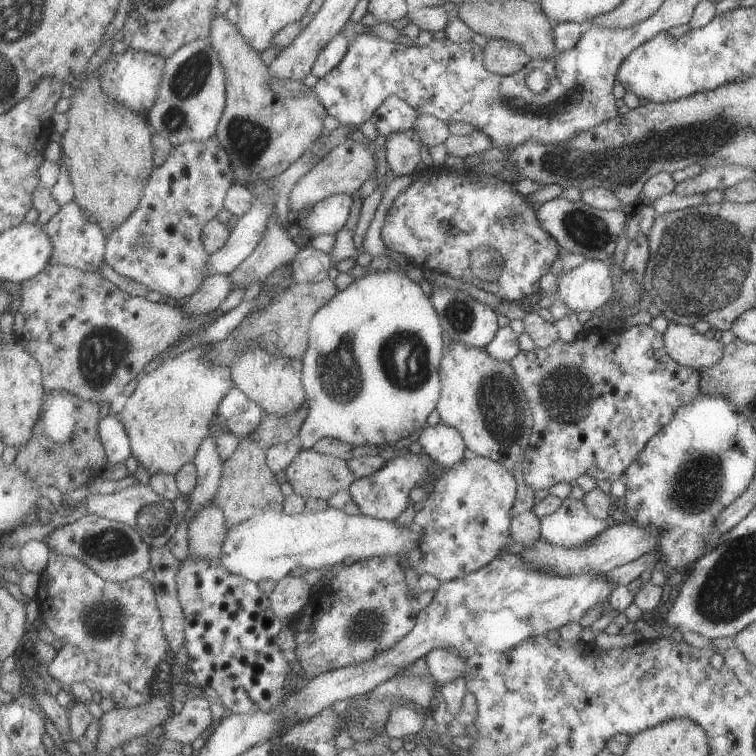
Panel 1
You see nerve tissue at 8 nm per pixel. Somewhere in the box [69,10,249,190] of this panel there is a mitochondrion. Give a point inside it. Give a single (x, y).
(194, 72)

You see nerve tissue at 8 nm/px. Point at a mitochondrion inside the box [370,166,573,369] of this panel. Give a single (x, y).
(460, 314)

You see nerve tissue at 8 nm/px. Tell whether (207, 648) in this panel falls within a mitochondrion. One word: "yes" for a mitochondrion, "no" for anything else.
no

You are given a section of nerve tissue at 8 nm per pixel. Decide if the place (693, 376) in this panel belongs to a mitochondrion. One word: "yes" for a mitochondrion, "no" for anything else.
no

